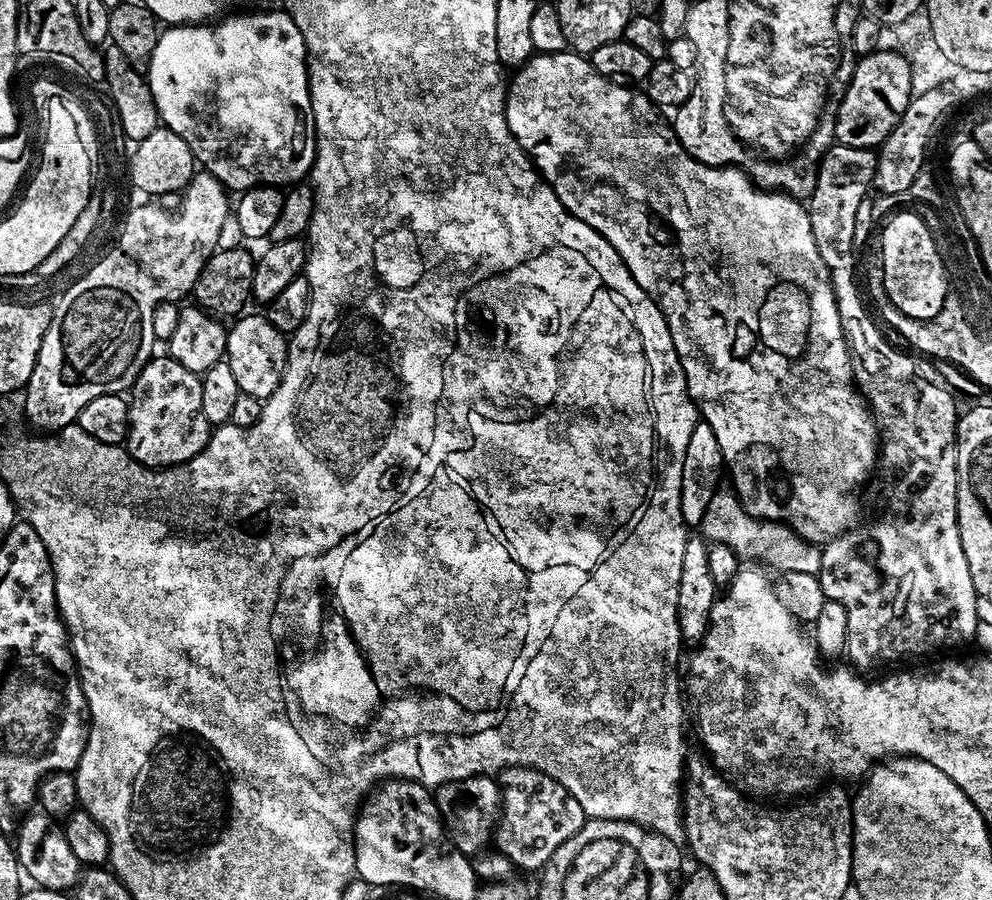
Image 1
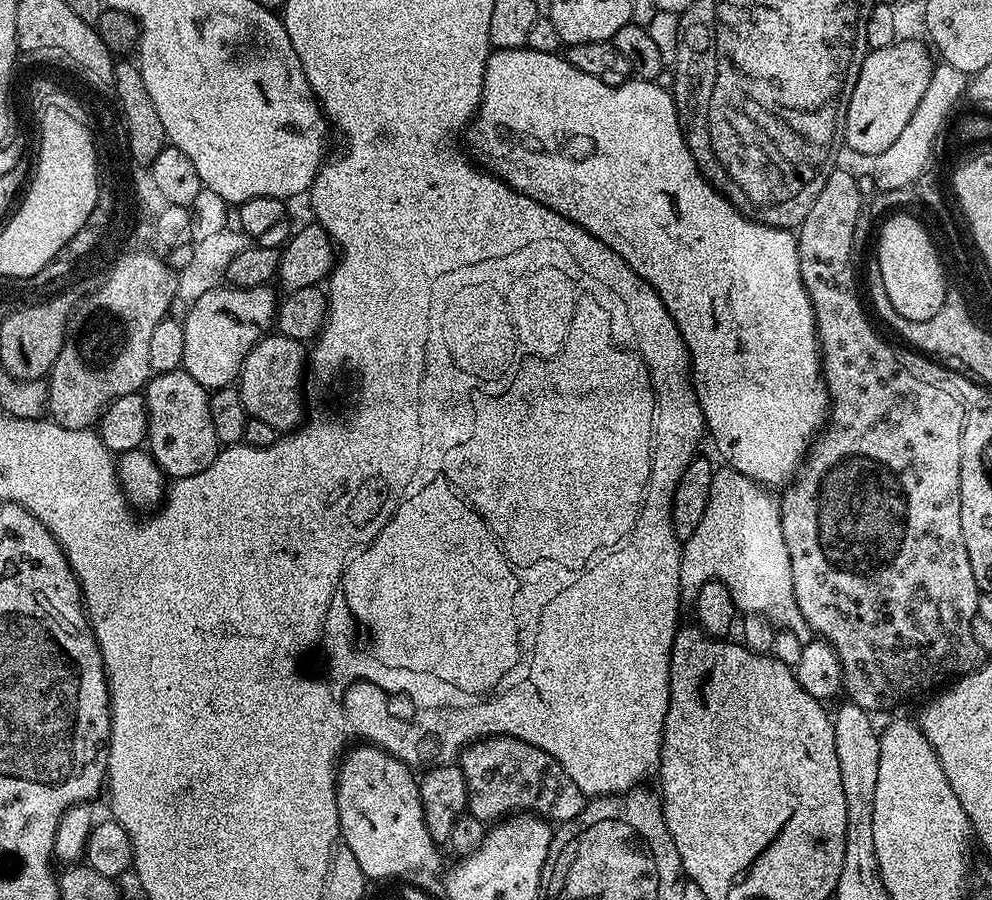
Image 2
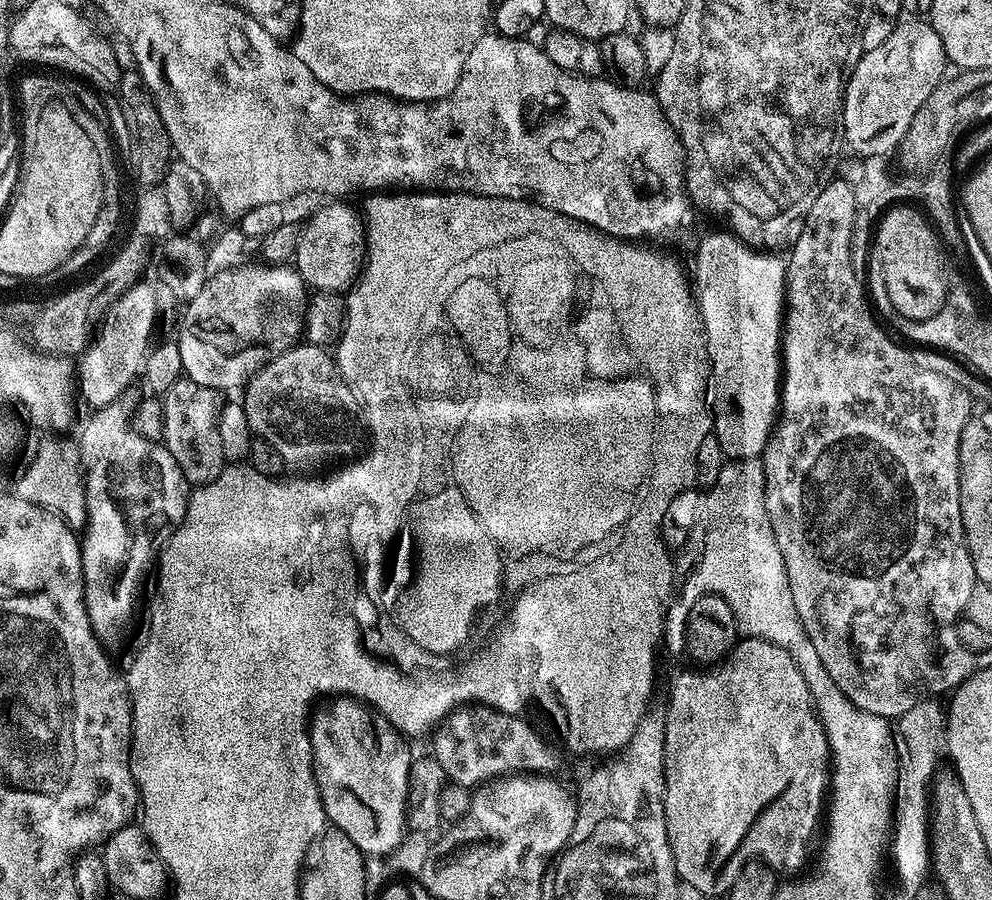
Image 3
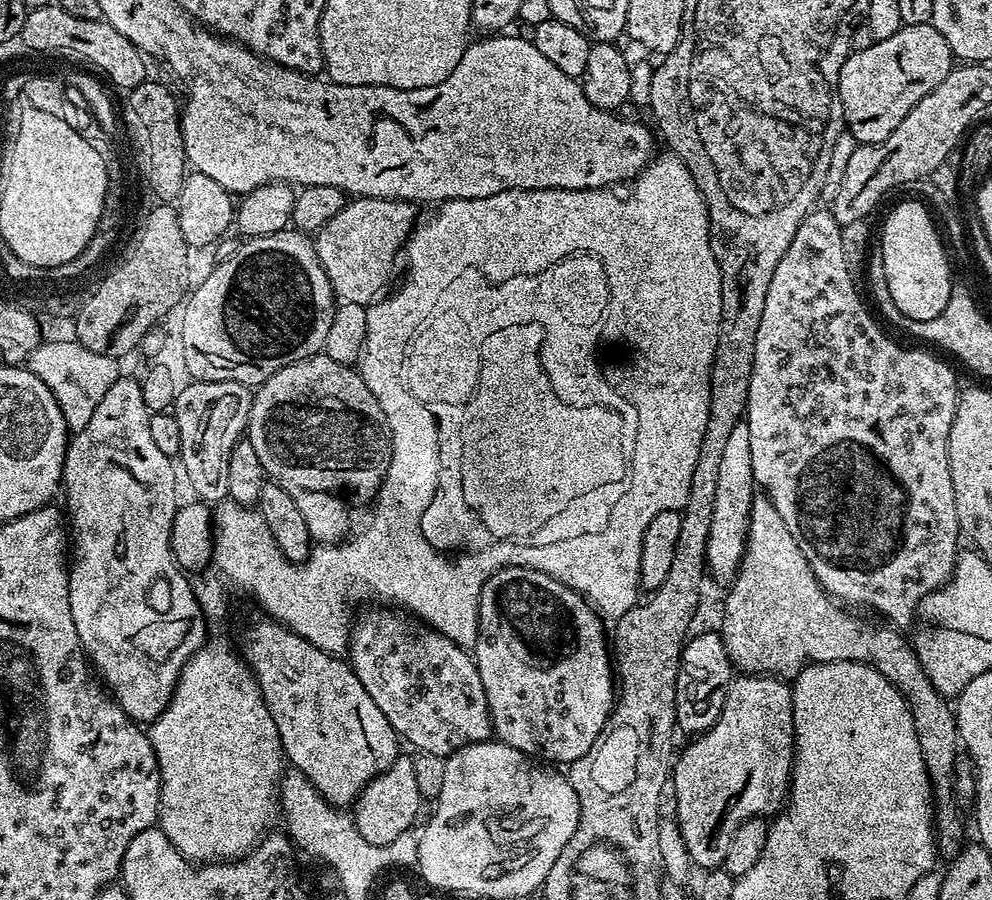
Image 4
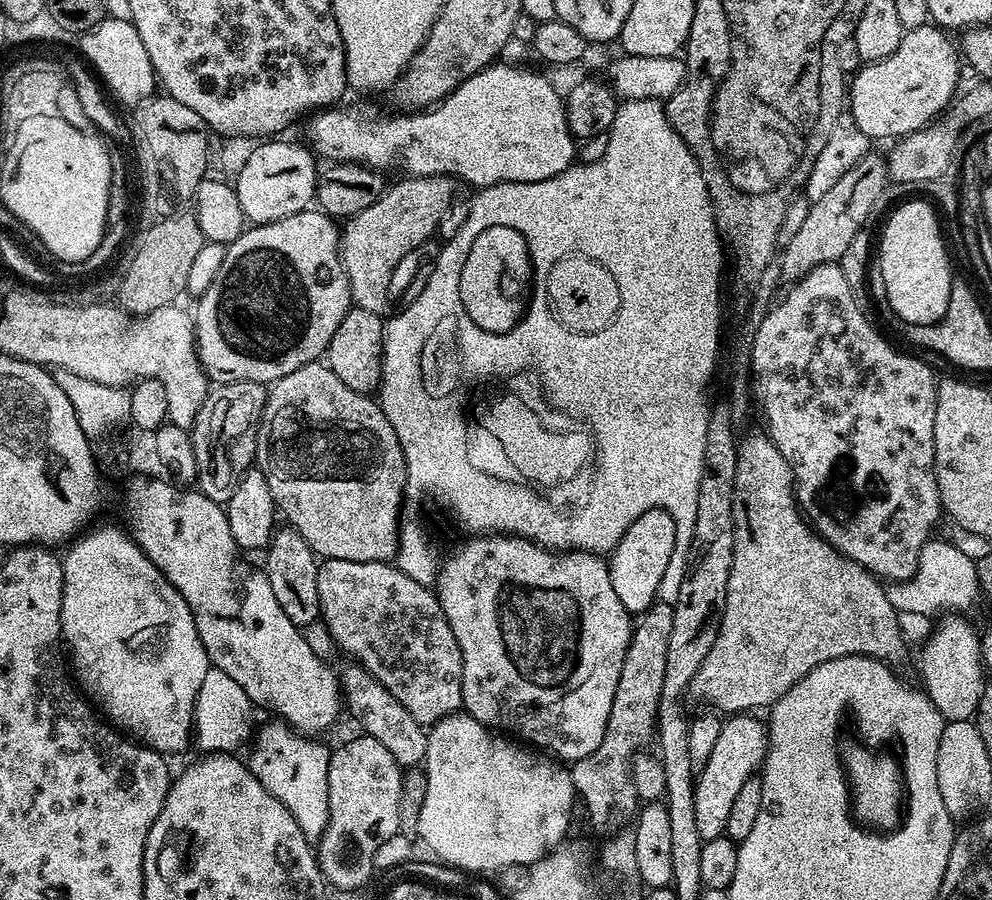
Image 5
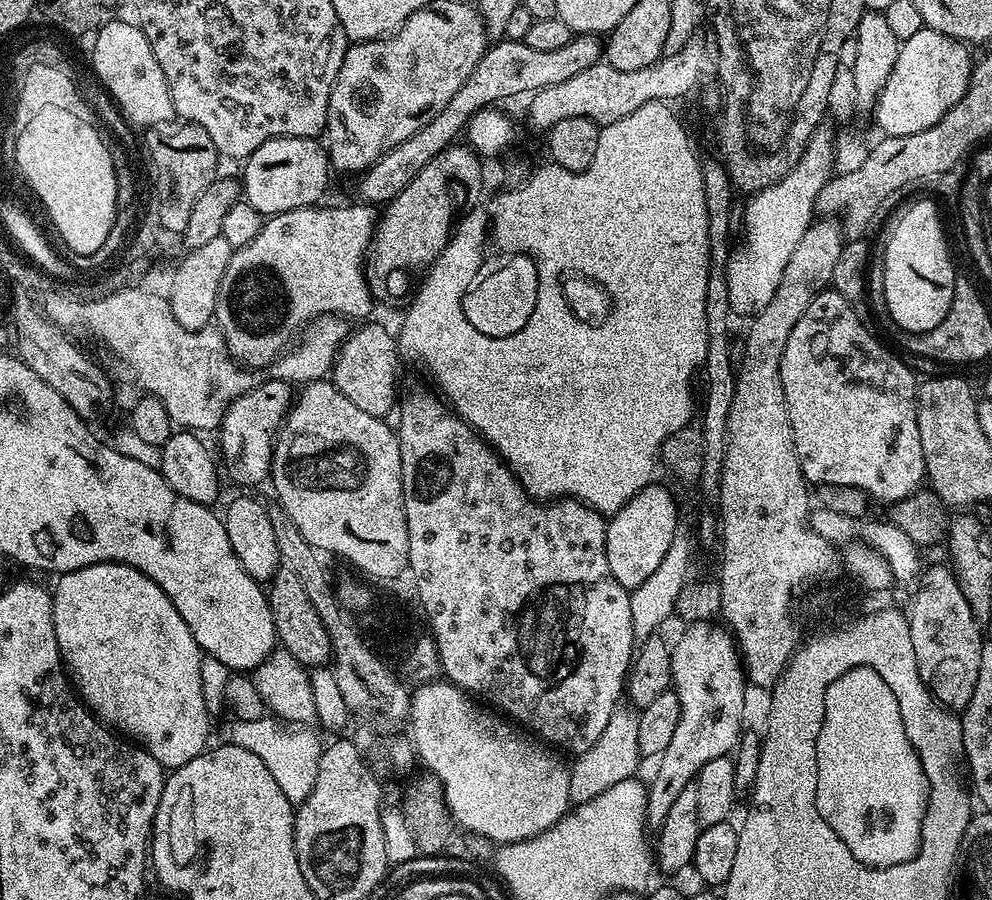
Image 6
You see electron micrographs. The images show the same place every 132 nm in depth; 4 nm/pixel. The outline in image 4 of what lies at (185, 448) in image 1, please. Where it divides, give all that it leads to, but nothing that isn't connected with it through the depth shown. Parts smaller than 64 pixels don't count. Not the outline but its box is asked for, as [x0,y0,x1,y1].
[174,380,253,506]

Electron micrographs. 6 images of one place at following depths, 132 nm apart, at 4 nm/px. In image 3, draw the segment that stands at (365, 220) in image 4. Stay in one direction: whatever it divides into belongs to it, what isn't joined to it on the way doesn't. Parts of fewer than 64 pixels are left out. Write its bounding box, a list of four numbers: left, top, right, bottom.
[294,202,366,293]

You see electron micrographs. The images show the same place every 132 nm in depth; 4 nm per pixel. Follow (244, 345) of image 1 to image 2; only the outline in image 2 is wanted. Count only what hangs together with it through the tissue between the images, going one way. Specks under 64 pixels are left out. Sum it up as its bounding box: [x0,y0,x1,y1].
[238,334,306,434]

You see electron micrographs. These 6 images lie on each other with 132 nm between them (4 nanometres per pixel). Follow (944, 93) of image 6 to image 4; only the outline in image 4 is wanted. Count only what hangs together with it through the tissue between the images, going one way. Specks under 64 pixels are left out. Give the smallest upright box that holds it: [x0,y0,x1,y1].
[839,24,954,144]

